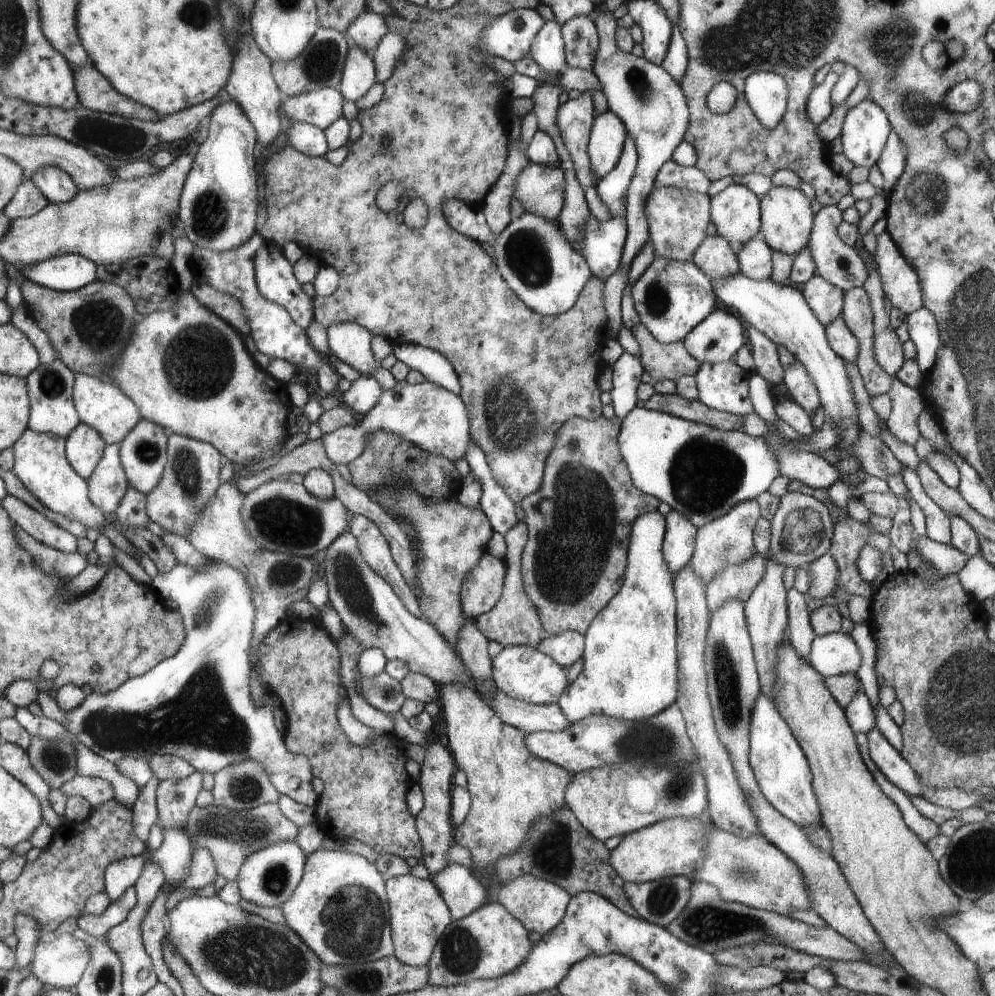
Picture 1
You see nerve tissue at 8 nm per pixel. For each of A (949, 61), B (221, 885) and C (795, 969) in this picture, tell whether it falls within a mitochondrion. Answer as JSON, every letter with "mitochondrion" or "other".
{"A":"other","B":"other","C":"other"}

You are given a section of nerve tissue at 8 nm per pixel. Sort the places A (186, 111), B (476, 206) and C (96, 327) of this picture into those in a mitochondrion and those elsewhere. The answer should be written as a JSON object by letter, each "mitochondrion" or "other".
{"A":"other","B":"other","C":"mitochondrion"}

